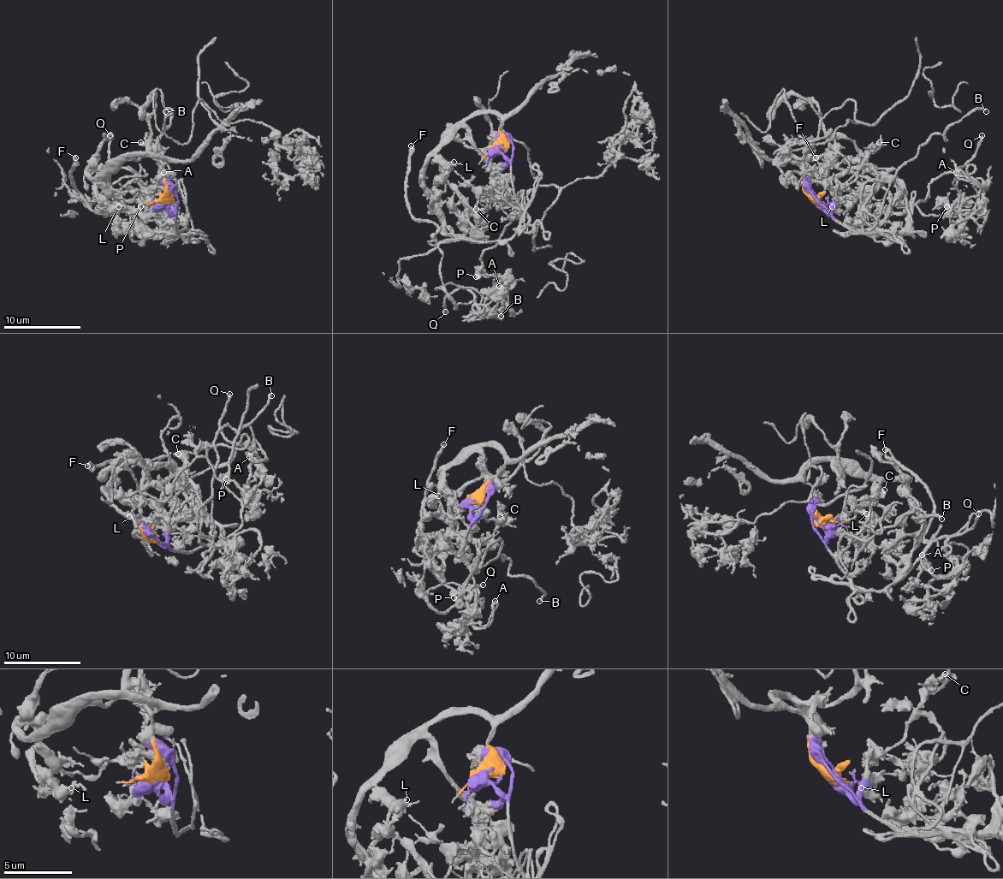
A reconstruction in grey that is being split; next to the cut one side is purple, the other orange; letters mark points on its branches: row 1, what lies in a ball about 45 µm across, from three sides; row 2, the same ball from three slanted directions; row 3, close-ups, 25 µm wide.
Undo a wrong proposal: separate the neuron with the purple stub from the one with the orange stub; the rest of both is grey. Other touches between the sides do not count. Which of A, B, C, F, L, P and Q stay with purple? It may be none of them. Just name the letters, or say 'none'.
A, B, C, F, L, P, Q

